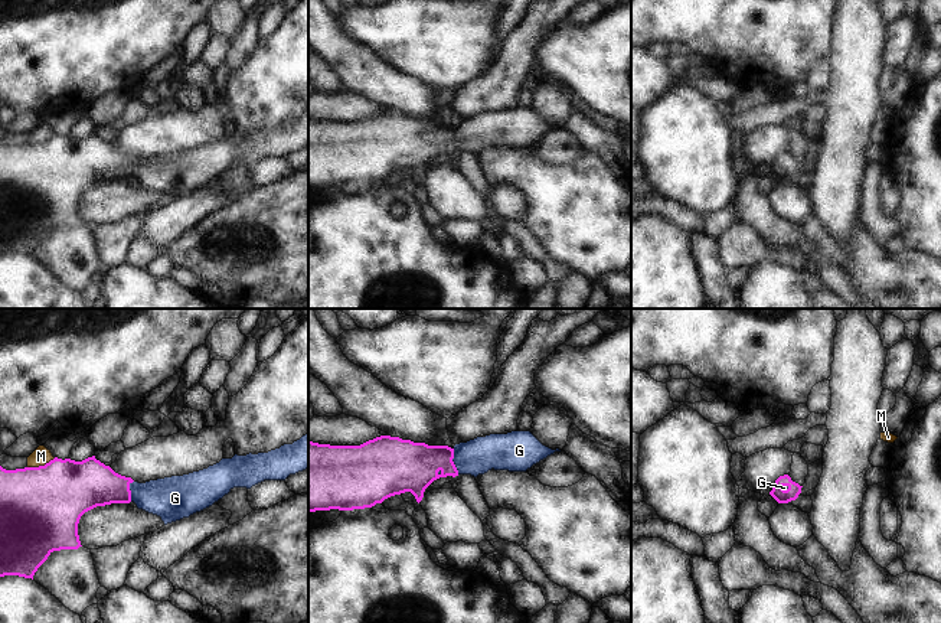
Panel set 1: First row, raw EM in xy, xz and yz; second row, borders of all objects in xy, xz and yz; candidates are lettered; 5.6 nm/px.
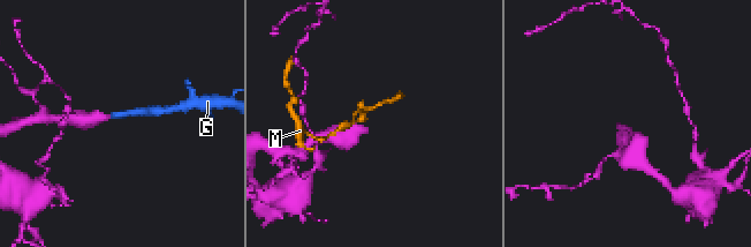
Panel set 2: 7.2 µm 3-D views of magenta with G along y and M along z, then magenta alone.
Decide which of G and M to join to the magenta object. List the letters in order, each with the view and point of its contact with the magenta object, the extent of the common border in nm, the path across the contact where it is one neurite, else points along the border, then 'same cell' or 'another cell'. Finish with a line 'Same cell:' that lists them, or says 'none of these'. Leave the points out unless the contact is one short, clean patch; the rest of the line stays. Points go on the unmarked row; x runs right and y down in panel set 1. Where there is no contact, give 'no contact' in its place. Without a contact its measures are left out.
G: xz (453, 139) | 150 nm | across xz (408, 143), (453, 139), (477, 133) | same cell
M: xy (41, 143) | 170 nm | along xy (55, 134), (43, 142), (28, 144) | another cell
Same cell: G

